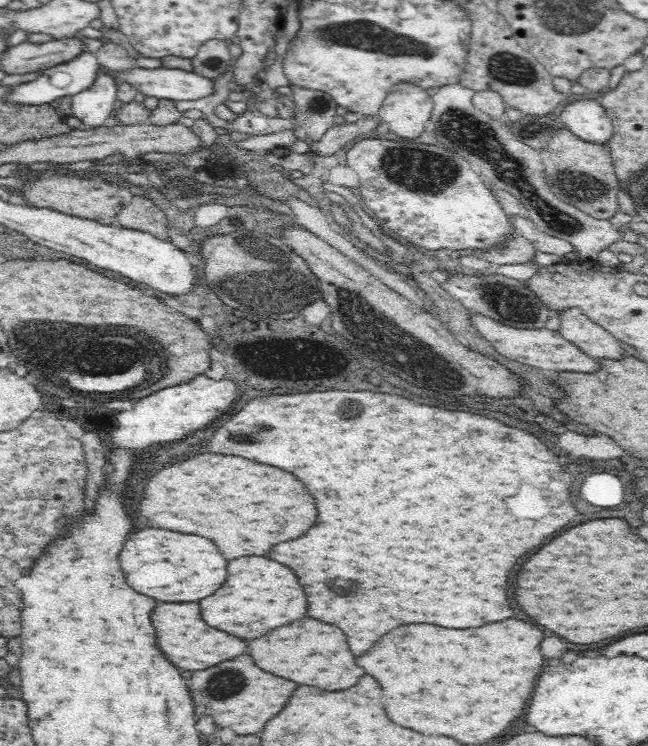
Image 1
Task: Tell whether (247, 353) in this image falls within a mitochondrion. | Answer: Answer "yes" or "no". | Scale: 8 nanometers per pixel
no

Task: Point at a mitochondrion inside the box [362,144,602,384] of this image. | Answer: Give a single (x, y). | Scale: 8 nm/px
(410, 169)

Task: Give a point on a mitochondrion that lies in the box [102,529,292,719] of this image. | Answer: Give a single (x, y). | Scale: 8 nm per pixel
(224, 684)

